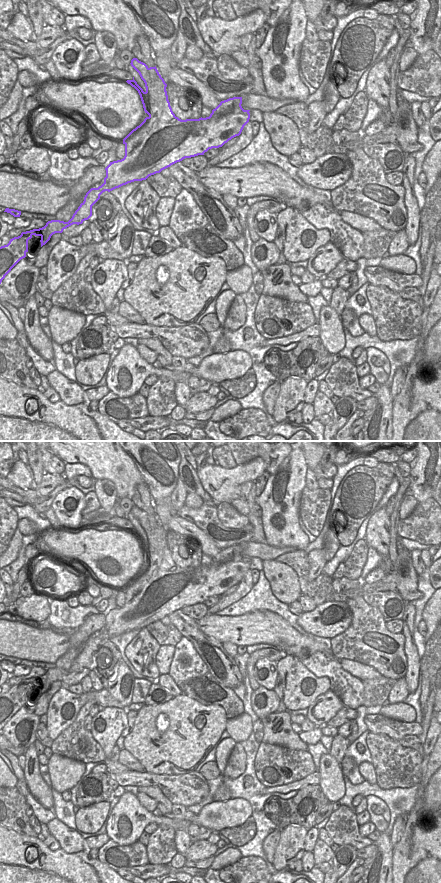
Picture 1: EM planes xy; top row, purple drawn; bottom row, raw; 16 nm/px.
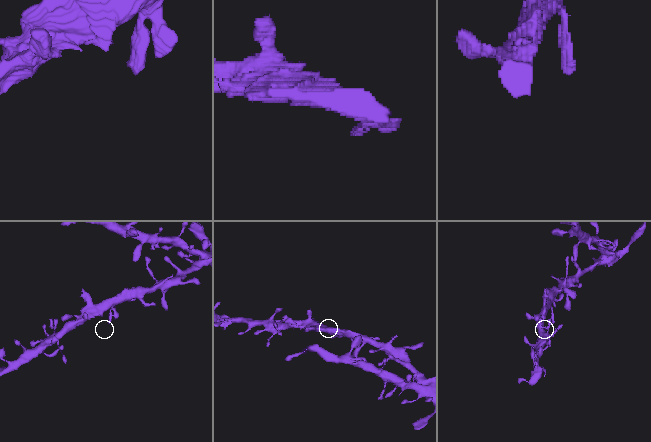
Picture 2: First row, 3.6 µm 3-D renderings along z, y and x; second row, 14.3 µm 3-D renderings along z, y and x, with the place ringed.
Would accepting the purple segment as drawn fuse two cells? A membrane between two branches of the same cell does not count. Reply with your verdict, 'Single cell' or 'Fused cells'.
Fused cells

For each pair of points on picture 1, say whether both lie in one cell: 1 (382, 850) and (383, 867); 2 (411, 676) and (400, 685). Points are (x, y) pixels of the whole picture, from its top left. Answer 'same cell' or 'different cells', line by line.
1: same cell
2: different cells

